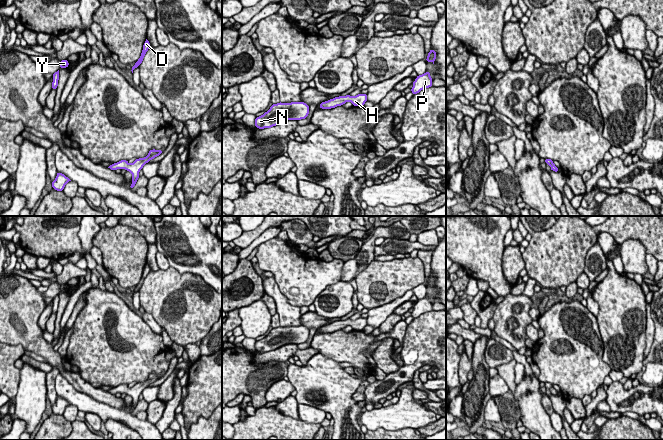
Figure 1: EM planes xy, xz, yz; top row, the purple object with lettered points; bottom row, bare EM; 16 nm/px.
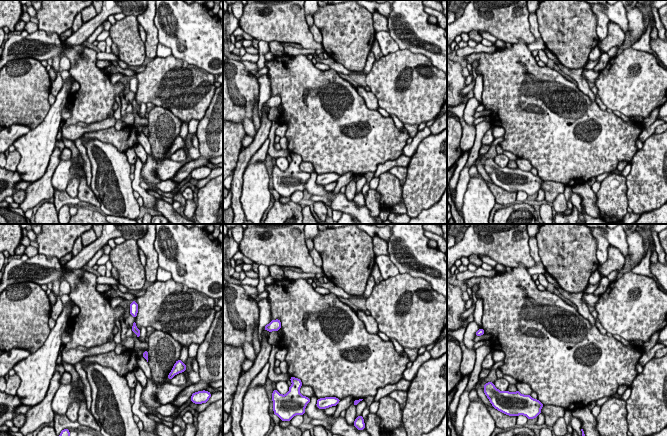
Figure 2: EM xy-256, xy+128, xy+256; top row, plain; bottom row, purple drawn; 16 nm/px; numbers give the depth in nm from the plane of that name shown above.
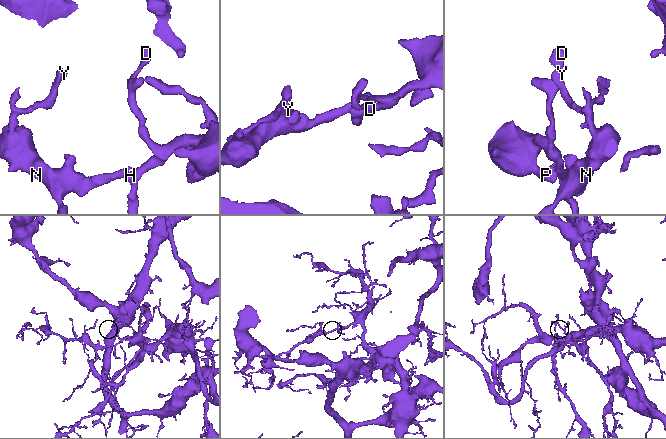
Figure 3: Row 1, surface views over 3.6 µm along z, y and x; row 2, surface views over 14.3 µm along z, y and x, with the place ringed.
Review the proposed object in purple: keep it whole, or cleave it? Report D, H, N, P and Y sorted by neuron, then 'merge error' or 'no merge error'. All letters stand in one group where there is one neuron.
D H N P Y | no merge error

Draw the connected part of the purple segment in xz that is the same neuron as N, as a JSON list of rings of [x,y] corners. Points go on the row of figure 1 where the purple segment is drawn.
[[[304,102],[277,103],[263,115],[256,117],[255,127],[259,129],[271,128],[286,120],[301,120],[307,118],[309,105]]]

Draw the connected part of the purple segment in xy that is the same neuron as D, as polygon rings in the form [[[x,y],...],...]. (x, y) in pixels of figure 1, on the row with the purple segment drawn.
[[[146,39],[144,45],[143,45],[143,50],[142,50],[142,53],[141,53],[141,56],[140,58],[138,59],[138,61],[135,63],[135,65],[132,67],[132,73],[133,73],[133,70],[135,68],[137,68],[143,61],[143,58],[144,58],[144,55],[146,54],[146,52],[148,51],[148,49],[151,47],[149,41]]]

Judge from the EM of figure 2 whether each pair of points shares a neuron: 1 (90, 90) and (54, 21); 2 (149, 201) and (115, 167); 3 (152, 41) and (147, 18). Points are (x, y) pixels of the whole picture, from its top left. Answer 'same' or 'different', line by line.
1: different
2: different
3: same

